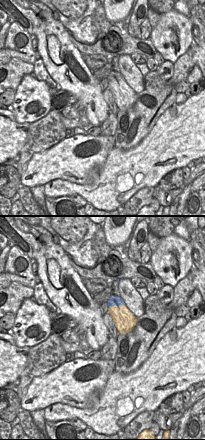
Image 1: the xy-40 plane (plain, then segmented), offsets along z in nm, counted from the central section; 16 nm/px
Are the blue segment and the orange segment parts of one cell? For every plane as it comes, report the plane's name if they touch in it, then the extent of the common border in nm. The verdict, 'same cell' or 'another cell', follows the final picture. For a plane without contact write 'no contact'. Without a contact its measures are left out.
contact in xy-40; length 280 nm

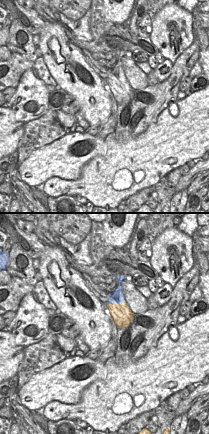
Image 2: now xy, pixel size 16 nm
contact in xy; length 300 nm

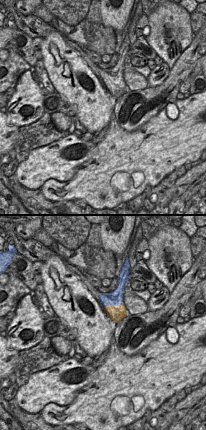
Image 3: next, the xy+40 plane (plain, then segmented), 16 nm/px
contact in xy+40; length 320 nm

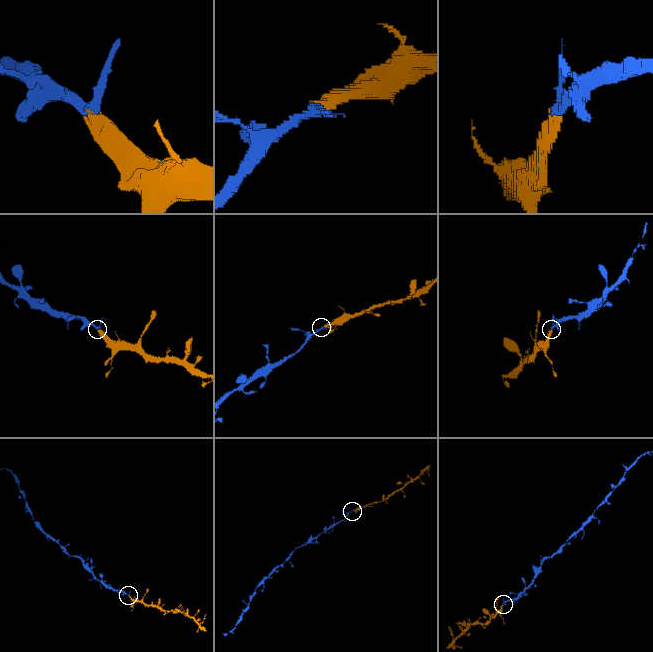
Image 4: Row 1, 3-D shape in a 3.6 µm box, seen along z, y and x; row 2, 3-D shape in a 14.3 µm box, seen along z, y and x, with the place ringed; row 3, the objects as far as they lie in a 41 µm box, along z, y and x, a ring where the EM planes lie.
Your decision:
same cell

